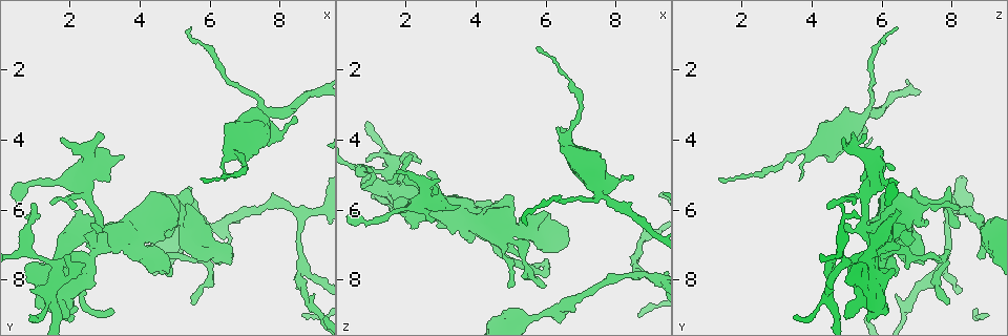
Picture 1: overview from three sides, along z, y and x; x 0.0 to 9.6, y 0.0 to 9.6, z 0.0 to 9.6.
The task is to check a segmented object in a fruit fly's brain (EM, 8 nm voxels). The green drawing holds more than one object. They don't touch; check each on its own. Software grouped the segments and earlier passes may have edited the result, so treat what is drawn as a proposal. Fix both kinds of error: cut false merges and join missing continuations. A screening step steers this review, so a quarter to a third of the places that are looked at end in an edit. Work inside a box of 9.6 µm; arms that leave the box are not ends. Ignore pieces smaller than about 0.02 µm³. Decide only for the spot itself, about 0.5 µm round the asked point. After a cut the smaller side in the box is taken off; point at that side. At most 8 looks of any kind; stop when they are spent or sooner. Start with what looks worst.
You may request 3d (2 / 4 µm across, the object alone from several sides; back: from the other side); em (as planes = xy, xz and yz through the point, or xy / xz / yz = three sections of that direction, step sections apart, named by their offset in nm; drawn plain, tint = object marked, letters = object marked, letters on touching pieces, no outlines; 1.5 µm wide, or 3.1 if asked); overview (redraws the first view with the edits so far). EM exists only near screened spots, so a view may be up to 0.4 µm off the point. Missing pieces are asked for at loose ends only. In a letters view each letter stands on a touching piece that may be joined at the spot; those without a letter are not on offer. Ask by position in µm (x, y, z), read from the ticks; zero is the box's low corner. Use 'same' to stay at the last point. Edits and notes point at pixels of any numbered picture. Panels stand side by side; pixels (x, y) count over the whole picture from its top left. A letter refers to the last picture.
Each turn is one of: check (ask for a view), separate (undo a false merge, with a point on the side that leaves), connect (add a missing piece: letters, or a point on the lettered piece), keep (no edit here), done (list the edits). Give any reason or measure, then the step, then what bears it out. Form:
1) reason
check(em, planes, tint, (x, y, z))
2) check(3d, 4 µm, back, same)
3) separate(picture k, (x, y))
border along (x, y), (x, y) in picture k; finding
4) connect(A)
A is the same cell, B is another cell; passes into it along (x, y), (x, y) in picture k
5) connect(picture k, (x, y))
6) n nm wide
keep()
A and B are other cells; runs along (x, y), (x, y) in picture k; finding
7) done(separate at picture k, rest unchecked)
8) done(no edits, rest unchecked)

check(em, planes, plain, (3.60, 4.45, 5.85))

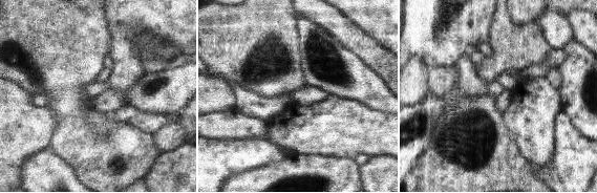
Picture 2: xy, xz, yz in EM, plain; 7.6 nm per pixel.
see the neighbours
check(em, planes, letters, same)

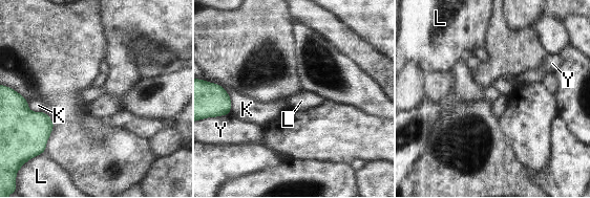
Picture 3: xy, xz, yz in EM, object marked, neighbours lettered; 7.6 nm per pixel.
keep()
K, L and Y are other cells; none of them fits

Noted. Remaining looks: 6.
long arm stops here
check(em, planes, letters, (5.50, 8.75, 7.85))

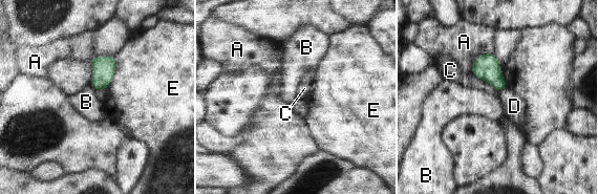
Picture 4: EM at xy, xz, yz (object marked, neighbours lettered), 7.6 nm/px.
130 nm wide
keep()
A, B, C, D and E are other cells; border along (89, 85), (95, 89) in picture 4; none of them fits

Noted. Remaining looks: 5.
check(3d, 2 µm, (1.75, 4.00, 4.95))

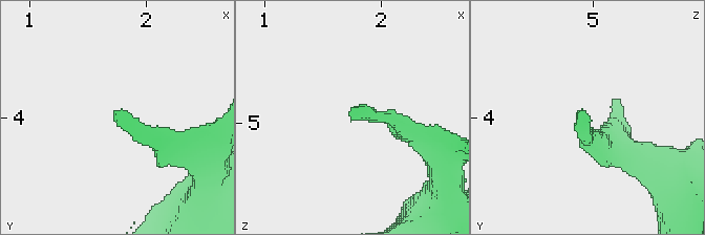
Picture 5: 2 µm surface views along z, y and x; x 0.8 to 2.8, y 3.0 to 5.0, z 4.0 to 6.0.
check(em, planes, letters, (1.70, 3.94, 4.90))

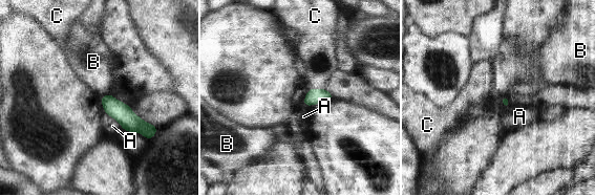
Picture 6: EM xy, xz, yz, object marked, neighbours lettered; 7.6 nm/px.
keep()
A, B and C are other cells; runs along (104, 99), (131, 123), (150, 131) in picture 6; none of them fits

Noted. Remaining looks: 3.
done(no edits, rest unchecked)

